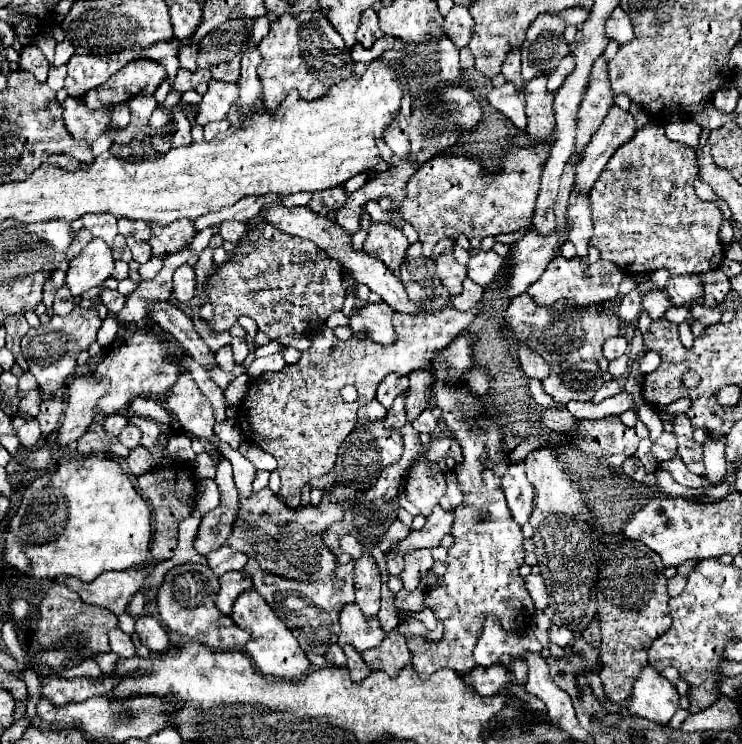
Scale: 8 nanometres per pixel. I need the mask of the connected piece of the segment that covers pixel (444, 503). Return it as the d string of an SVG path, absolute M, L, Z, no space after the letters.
M453 478L453 480L449 480L447 494L443 496L443 500L439 504L443 510L455 510L461 502L463 502L463 492L459 490L459 482Z

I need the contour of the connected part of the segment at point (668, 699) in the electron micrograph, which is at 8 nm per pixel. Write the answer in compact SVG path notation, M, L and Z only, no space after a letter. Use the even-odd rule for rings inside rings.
M647 664L633 686L631 698L625 698L621 708L651 722L667 724L679 710L679 698L677 688L655 668L651 668L651 664Z

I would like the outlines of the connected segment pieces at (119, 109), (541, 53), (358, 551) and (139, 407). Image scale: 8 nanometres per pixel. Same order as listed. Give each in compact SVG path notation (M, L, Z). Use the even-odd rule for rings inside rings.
M117 104L113 108L113 124L117 124L119 128L125 128L131 120L131 114L129 114L129 108L127 104Z
M577 8L575 10L575 22L573 22L573 12L571 10L565 10L561 14L543 14L543 16L537 16L535 22L531 24L531 28L527 30L527 38L521 46L521 72L523 72L523 80L531 80L535 76L543 76L543 72L551 74L557 66L559 66L559 60L563 60L563 56L569 56L571 50L569 50L569 44L563 36L563 30L565 26L569 24L581 24L585 22L589 16L589 10L581 10Z
M344 536L340 540L340 547L343 552L351 554L351 558L353 558L353 560L359 560L359 558L361 558L361 554L363 554L361 545L352 536Z
M135 398L131 402L131 412L137 416L143 416L143 418L151 418L151 420L165 424L165 426L171 424L169 412L161 404L157 404L153 398Z

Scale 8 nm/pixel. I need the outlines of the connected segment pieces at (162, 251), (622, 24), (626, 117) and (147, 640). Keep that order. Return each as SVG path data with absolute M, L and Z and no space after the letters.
M177 220L175 224L151 224L151 248L153 256L163 258L169 252L179 252L191 244L195 236L195 222L193 220Z
M615 8L607 20L607 38L617 40L619 44L625 44L633 38L633 28L631 28L631 20L627 20L627 14L623 12L623 8Z
M613 106L609 114L605 116L603 124L599 126L597 134L587 144L577 170L575 170L575 192L577 194L589 194L595 180L601 176L603 168L607 166L611 154L631 140L635 134L635 120L627 110L621 110Z
M135 616L135 632L139 634L141 644L153 652L165 652L169 648L167 632L153 616Z

